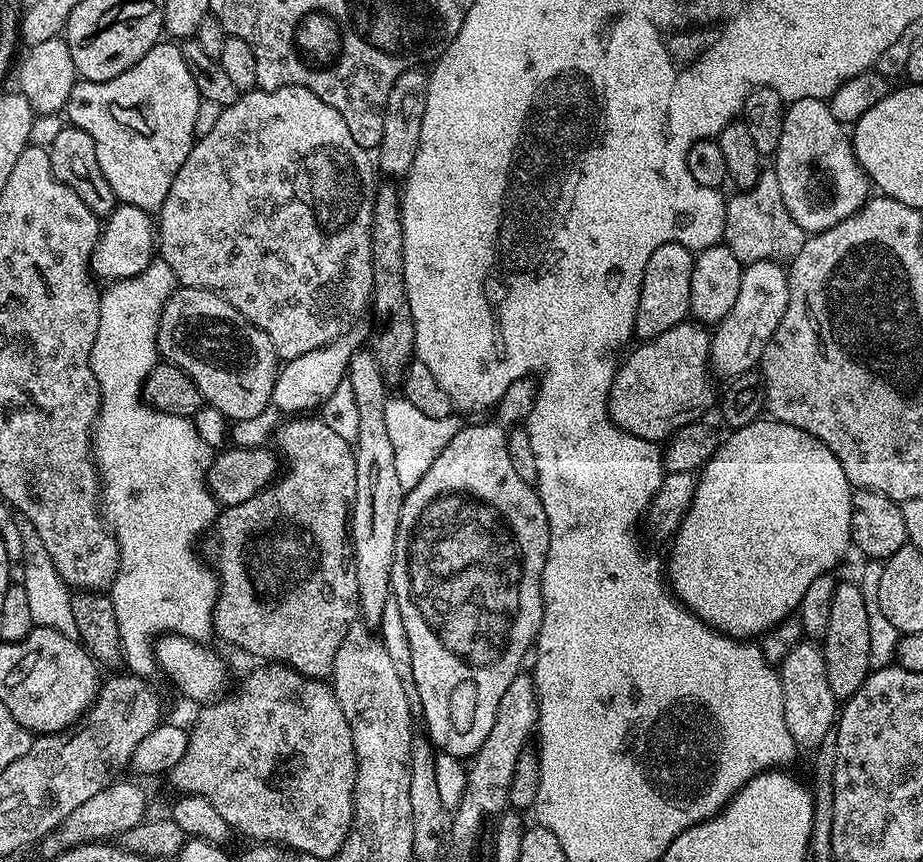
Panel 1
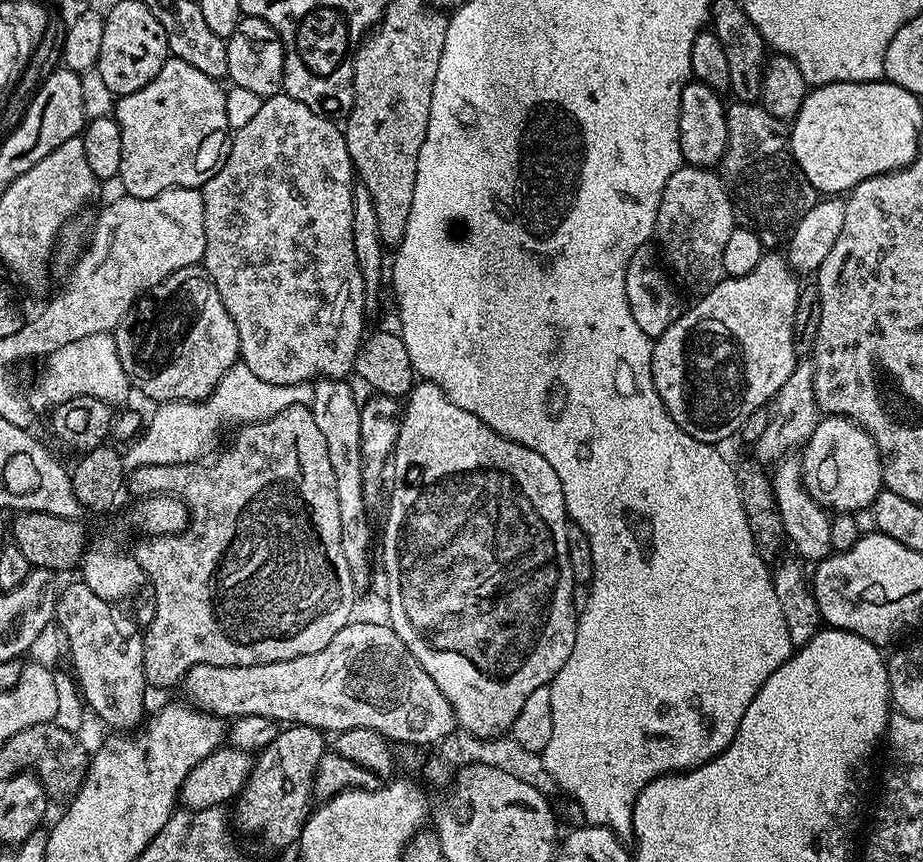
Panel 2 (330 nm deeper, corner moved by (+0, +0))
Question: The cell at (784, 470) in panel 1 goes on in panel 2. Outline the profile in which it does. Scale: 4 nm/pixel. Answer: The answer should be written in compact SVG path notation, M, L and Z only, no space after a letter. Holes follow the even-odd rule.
M825 415L821 419L802 449L800 465L806 490L825 510L836 514L855 513L869 507L884 488L884 466L880 463L880 451L874 438L870 438L861 424L845 416Z

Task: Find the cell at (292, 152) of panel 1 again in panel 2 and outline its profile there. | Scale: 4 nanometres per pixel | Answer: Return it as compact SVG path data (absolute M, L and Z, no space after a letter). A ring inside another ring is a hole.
M286 95L270 96L263 101L258 114L234 132L228 145L223 164L213 176L206 181L202 189L204 197L204 229L206 230L206 250L202 261L203 271L214 282L222 302L226 306L226 314L234 322L238 330L240 343L240 360L262 382L275 384L302 384L315 381L317 378L344 378L355 369L356 351L366 335L364 319L364 279L362 270L358 270L358 258L354 254L354 234L352 233L352 215L354 202L354 169L348 147L344 141L344 133L327 116L319 116L310 106L298 102Z

